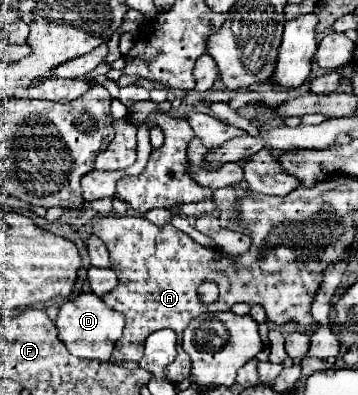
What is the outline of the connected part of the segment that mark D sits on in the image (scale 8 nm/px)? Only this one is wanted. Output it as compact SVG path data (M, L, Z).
M92 292L80 294L70 302L64 302L60 306L58 318L56 318L56 328L60 332L60 340L68 348L70 354L80 356L80 358L96 358L102 362L108 362L114 350L114 344L120 340L122 330L124 330L124 316L120 312L114 312L108 308L102 298L94 296Z

